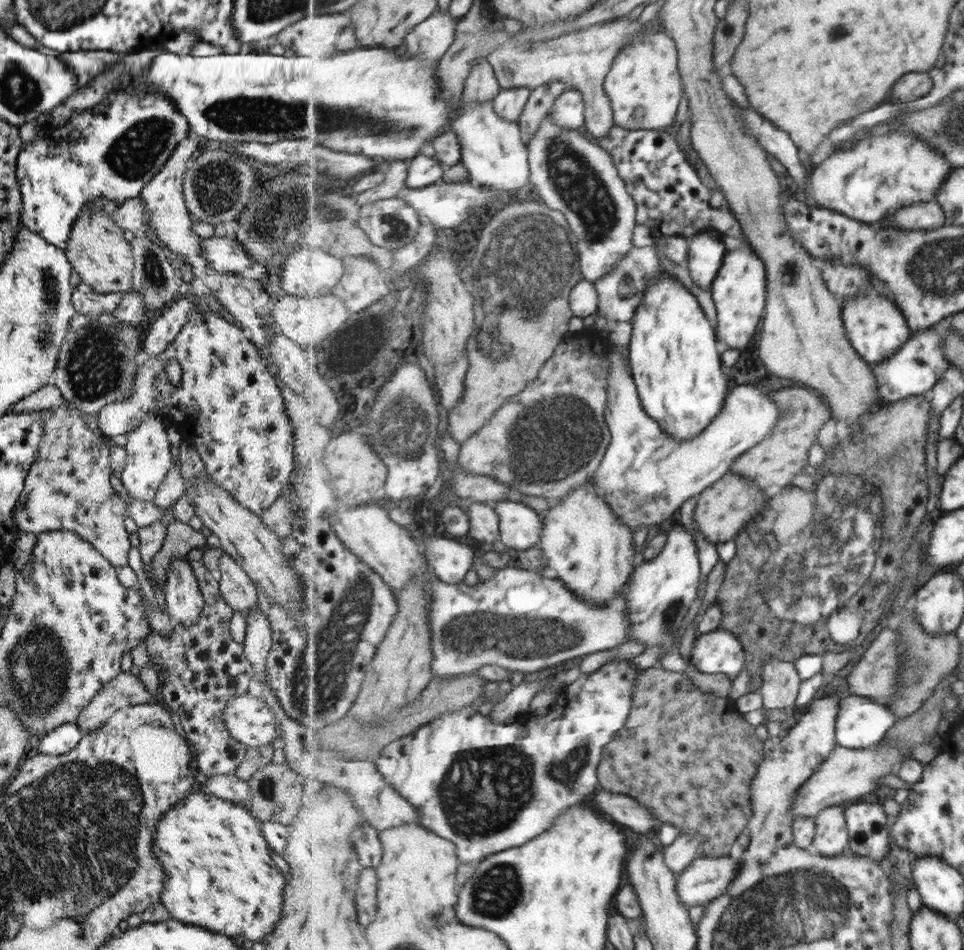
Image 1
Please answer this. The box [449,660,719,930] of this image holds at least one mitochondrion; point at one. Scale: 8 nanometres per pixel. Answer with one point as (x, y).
(498, 891)

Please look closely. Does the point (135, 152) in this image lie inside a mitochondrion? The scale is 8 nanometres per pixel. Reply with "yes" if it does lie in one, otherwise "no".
yes

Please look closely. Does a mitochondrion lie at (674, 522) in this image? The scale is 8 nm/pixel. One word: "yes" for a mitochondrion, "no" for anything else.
no

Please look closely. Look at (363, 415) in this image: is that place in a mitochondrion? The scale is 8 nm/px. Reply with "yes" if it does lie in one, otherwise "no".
yes

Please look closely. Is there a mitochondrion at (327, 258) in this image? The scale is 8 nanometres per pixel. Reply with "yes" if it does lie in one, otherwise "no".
no

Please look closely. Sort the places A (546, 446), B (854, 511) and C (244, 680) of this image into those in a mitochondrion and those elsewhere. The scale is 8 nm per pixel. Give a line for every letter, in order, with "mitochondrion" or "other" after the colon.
A: mitochondrion
B: mitochondrion
C: other

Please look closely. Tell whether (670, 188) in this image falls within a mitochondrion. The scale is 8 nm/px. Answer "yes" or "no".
no

